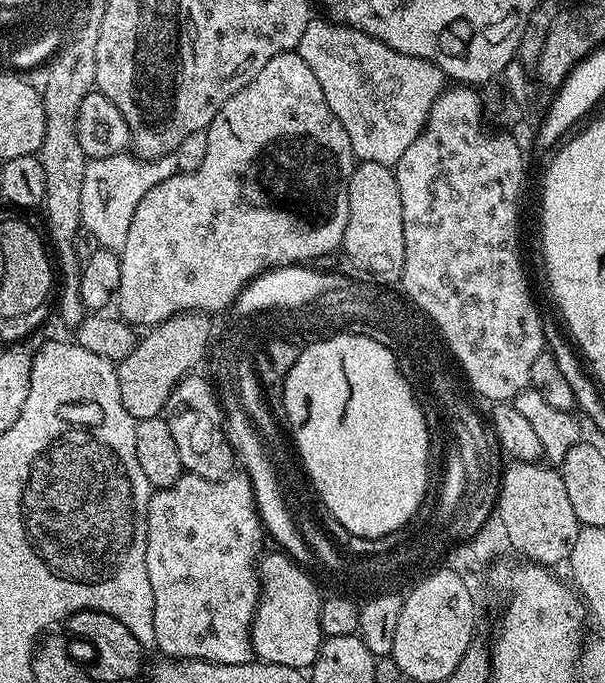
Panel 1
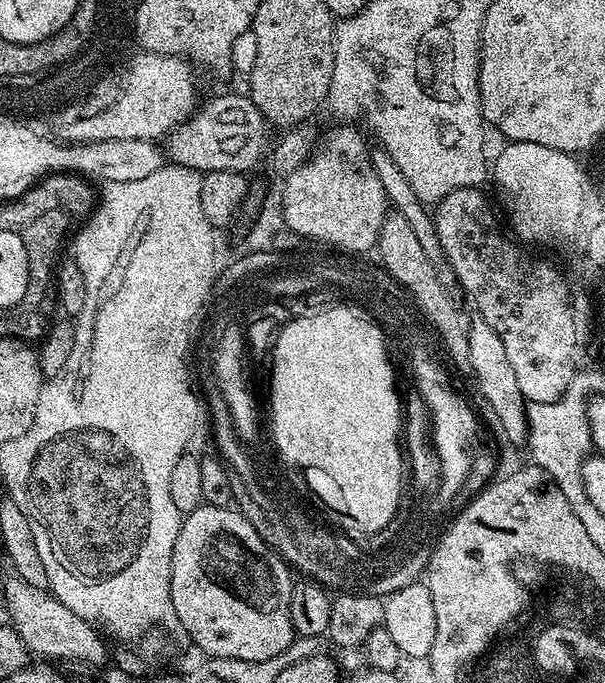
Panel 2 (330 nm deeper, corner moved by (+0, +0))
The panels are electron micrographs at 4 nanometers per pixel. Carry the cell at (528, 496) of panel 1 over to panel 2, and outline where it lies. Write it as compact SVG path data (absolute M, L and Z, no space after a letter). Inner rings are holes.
M479 318L473 320L468 324L468 364L476 378L476 386L488 403L493 418L500 423L505 438L512 444L523 445L528 438L527 406L522 390L518 390L518 374L514 374L514 366L510 366L510 358L506 355L506 346L502 346L500 335L486 321Z

